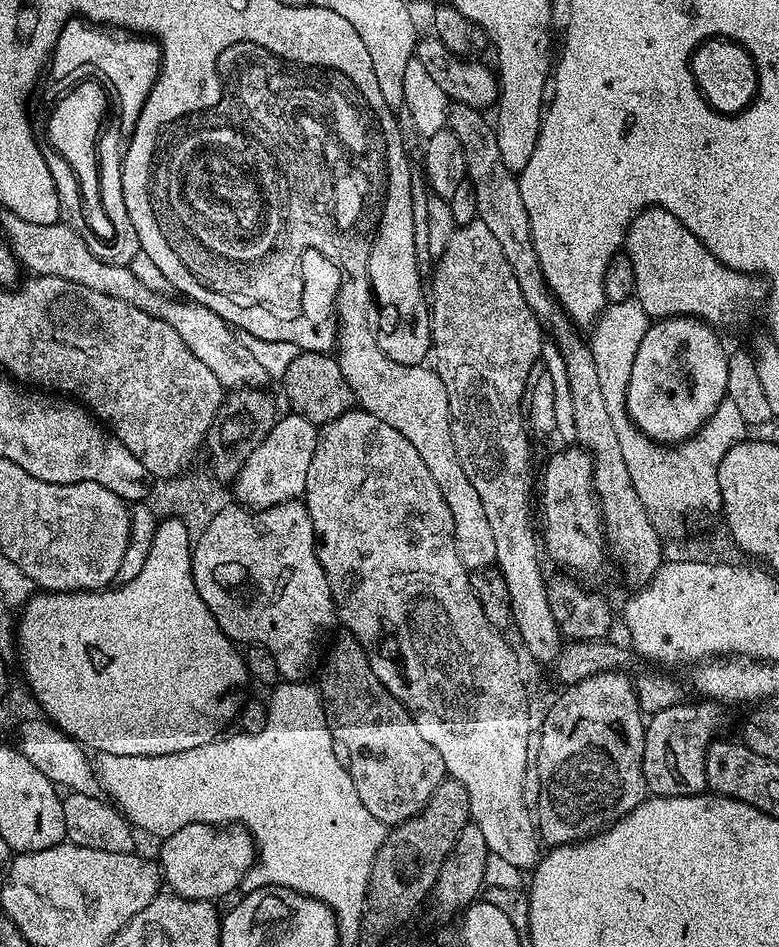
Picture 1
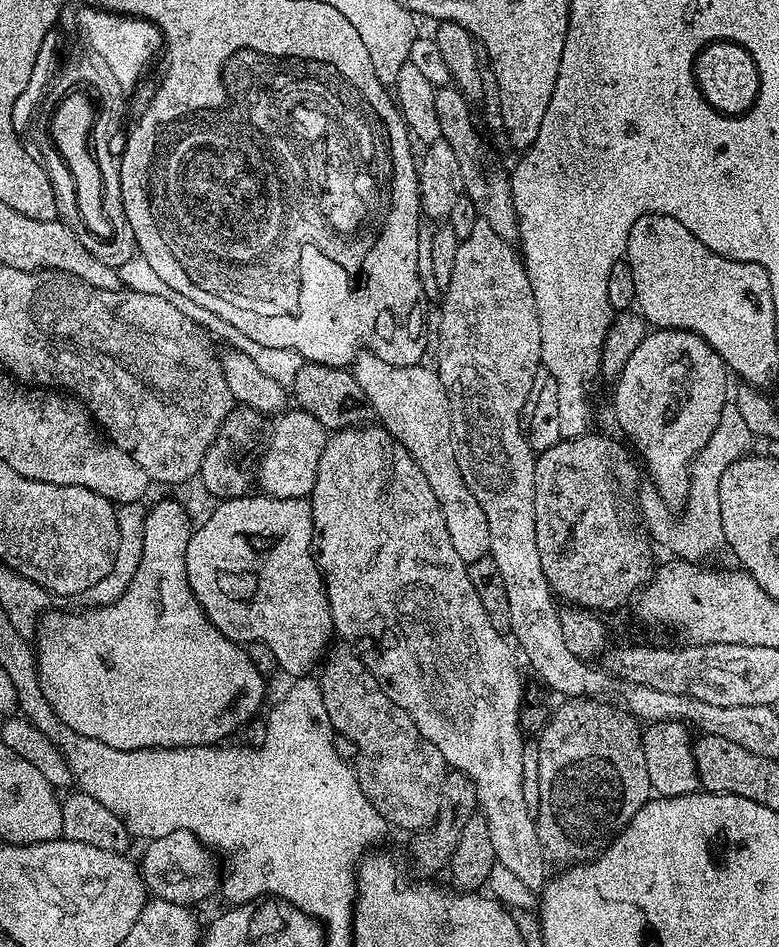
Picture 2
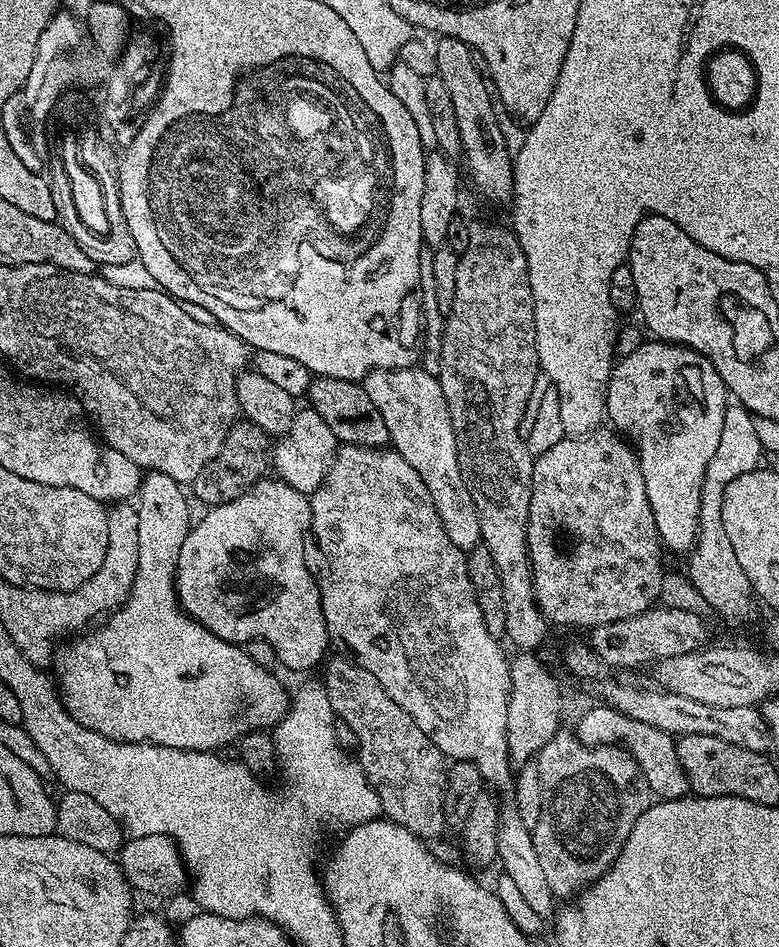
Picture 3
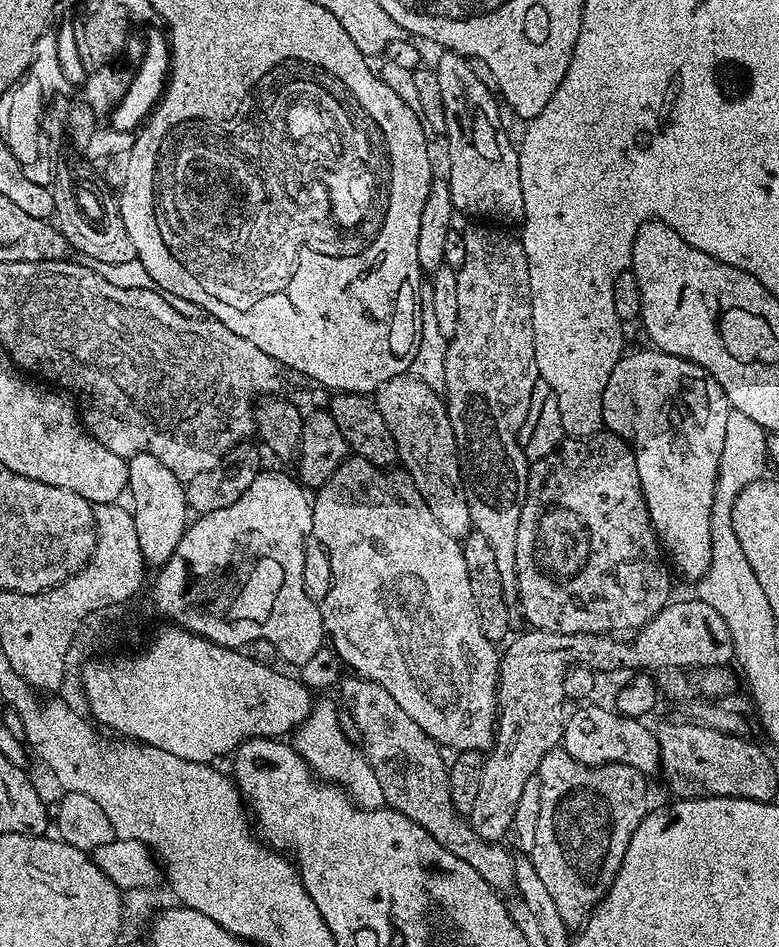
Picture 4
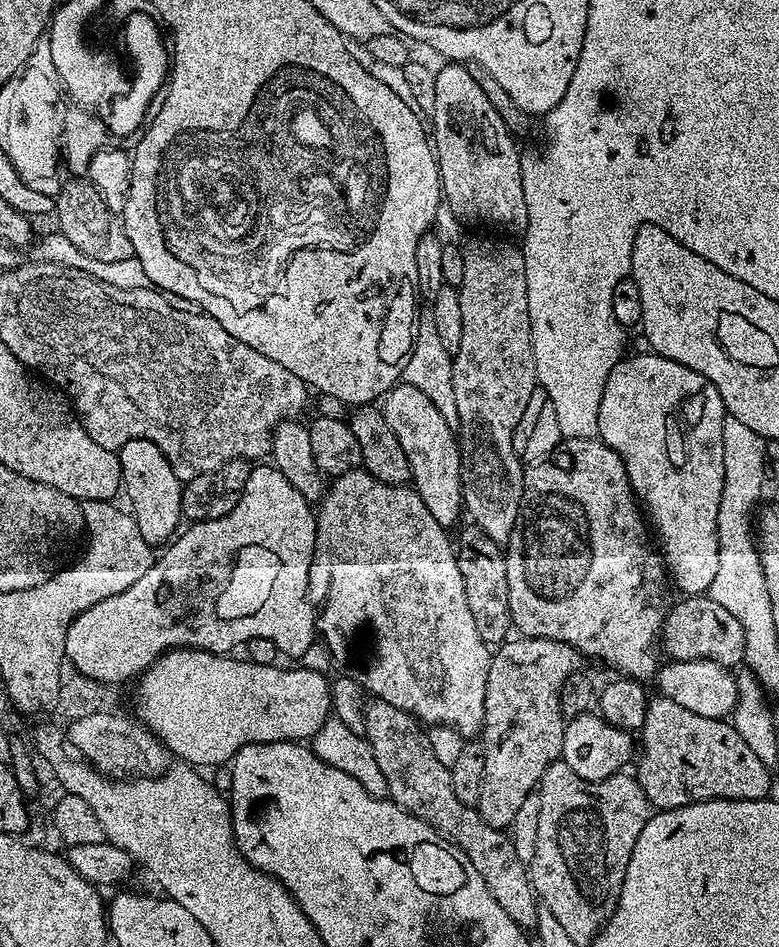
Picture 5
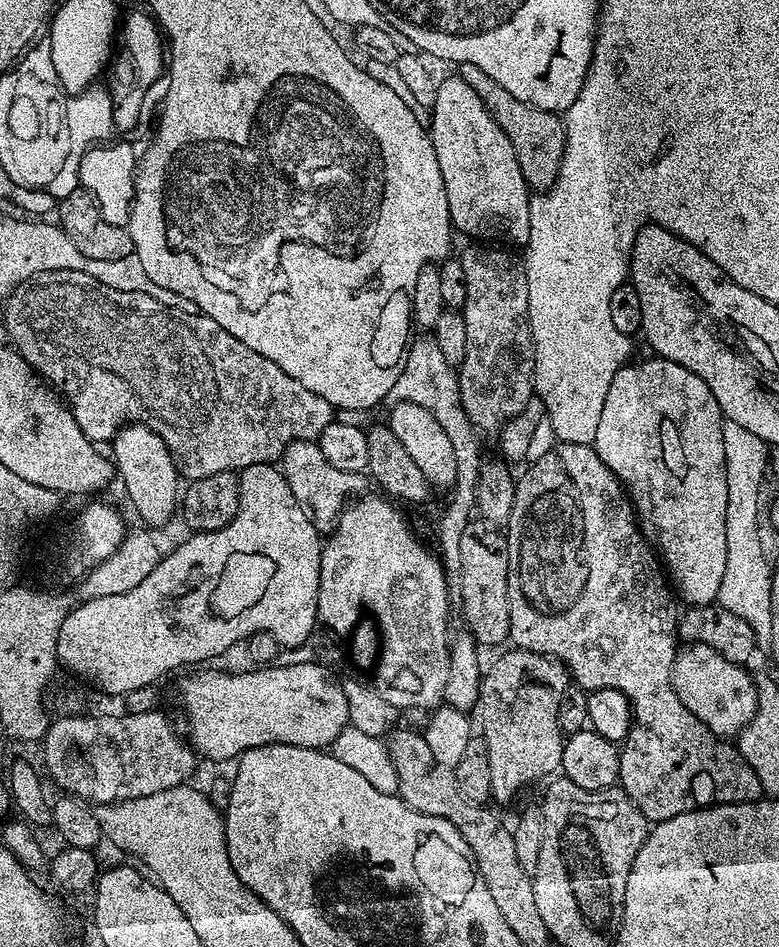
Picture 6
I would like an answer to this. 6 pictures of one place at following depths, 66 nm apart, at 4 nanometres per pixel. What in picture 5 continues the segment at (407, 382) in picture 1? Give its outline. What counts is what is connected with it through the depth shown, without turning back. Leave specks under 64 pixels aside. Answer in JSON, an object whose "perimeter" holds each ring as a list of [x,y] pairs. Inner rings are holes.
{"perimeter":[[[403,382],[384,393],[382,411],[386,422],[390,422],[390,430],[394,430],[398,443],[402,445],[402,450],[406,450],[406,462],[410,462],[412,471],[411,483],[422,502],[426,502],[426,510],[430,510],[438,526],[445,530],[452,530],[452,527],[455,529],[461,523],[460,512],[462,516],[465,506],[460,441],[453,425],[442,418],[434,403],[420,390]]]}

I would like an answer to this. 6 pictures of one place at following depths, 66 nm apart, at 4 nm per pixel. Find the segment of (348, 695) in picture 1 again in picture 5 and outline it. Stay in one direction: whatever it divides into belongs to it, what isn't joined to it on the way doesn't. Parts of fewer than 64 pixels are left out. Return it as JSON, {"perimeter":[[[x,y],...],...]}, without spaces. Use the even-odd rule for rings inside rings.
{"perimeter":[[[375,698],[369,699],[363,705],[363,711],[363,735],[366,737],[369,746],[374,750],[374,758],[378,762],[382,774],[386,774],[387,799],[400,808],[404,808],[422,822],[426,822],[435,832],[445,836],[450,844],[461,848],[466,854],[466,858],[470,858],[470,862],[474,862],[474,870],[478,870],[478,874],[482,874],[482,882],[486,882],[490,894],[494,894],[494,902],[498,902],[498,906],[502,906],[502,910],[506,910],[506,914],[510,914],[510,918],[514,918],[514,922],[520,928],[525,930],[535,929],[538,897],[532,889],[529,869],[518,858],[518,854],[514,854],[514,842],[511,835],[507,831],[486,823],[473,805],[458,802],[458,794],[454,794],[454,786],[450,782],[449,765],[445,761],[443,764],[436,757],[436,752],[432,749],[432,740],[423,732],[425,729],[422,727],[421,721],[410,713],[402,711],[398,706],[390,706],[390,702]]]}

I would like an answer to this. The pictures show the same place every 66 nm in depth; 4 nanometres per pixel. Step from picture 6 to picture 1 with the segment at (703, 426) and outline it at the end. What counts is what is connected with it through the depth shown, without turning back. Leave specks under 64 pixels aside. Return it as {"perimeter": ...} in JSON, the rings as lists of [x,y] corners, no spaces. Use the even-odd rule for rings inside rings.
{"perimeter":[[[666,316],[649,323],[646,338],[642,338],[638,354],[634,354],[634,366],[630,370],[624,401],[628,407],[628,417],[657,445],[675,446],[684,440],[691,440],[727,397],[727,362],[730,352],[724,349],[716,332],[719,331],[713,325],[697,316]]]}

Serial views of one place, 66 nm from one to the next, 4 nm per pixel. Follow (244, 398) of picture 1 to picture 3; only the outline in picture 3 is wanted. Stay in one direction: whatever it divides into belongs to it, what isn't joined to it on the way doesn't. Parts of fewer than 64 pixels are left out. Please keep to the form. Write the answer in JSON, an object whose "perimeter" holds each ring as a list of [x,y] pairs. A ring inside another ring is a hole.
{"perimeter":[[[238,422],[232,428],[226,441],[222,444],[222,449],[206,466],[205,470],[199,474],[192,483],[192,490],[195,496],[204,503],[205,507],[214,505],[225,505],[235,498],[240,498],[246,494],[260,480],[265,479],[266,471],[270,468],[270,438],[258,426],[247,422]]]}

